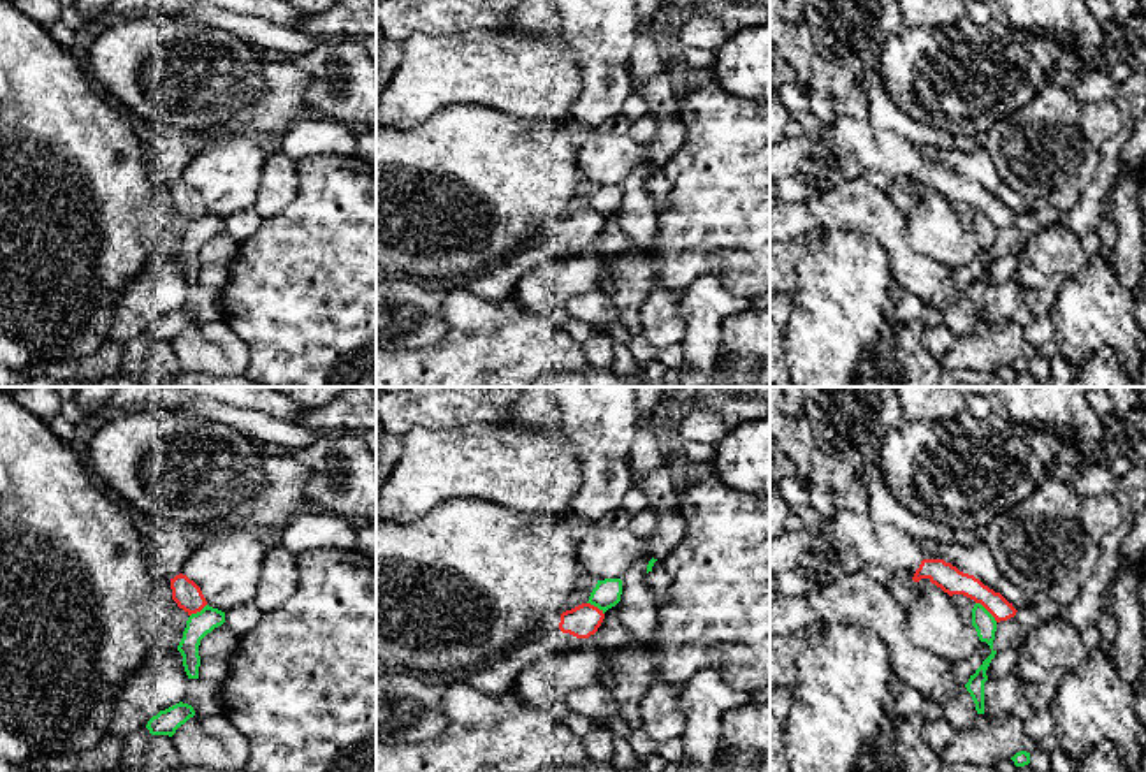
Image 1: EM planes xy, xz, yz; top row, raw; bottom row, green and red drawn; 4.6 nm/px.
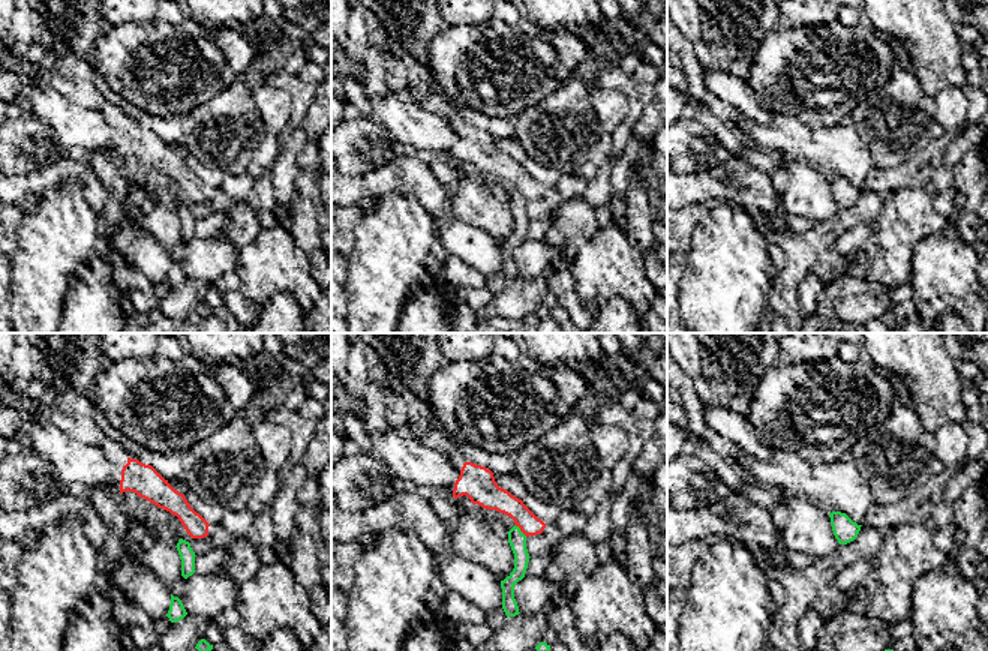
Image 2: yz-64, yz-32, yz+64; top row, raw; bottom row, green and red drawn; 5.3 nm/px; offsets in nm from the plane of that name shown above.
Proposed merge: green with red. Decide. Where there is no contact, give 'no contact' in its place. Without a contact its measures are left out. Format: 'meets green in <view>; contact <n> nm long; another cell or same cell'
meets green in yz; contact 140 nm long; another cell

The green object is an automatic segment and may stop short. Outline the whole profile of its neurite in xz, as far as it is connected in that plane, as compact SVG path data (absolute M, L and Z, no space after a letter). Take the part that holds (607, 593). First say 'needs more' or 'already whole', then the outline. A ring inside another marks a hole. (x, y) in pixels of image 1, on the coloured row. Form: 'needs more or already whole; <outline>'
already whole; M620 579L598 580L587 603L598 607L605 614L608 608L615 607L620 601L620 594L622 594Z

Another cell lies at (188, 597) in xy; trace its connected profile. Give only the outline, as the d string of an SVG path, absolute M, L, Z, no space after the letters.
M183 573L170 579L170 589L172 600L188 615L200 612L207 605L200 587Z

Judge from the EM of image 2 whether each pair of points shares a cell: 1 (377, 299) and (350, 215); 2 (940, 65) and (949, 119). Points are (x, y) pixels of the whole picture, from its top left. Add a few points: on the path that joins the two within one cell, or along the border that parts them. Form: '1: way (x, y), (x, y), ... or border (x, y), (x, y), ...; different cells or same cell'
1: border (366, 206), (354, 227), (353, 248), (348, 252); different cells
2: border (960, 86), (942, 89), (933, 98); different cells

